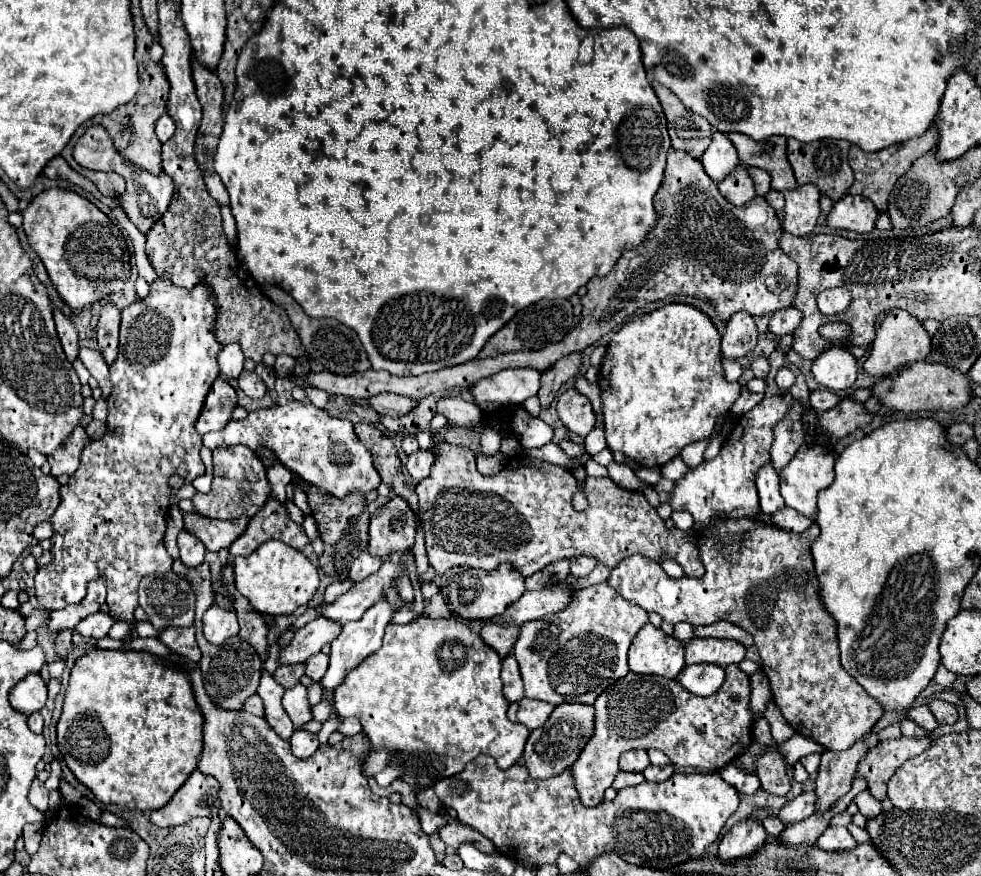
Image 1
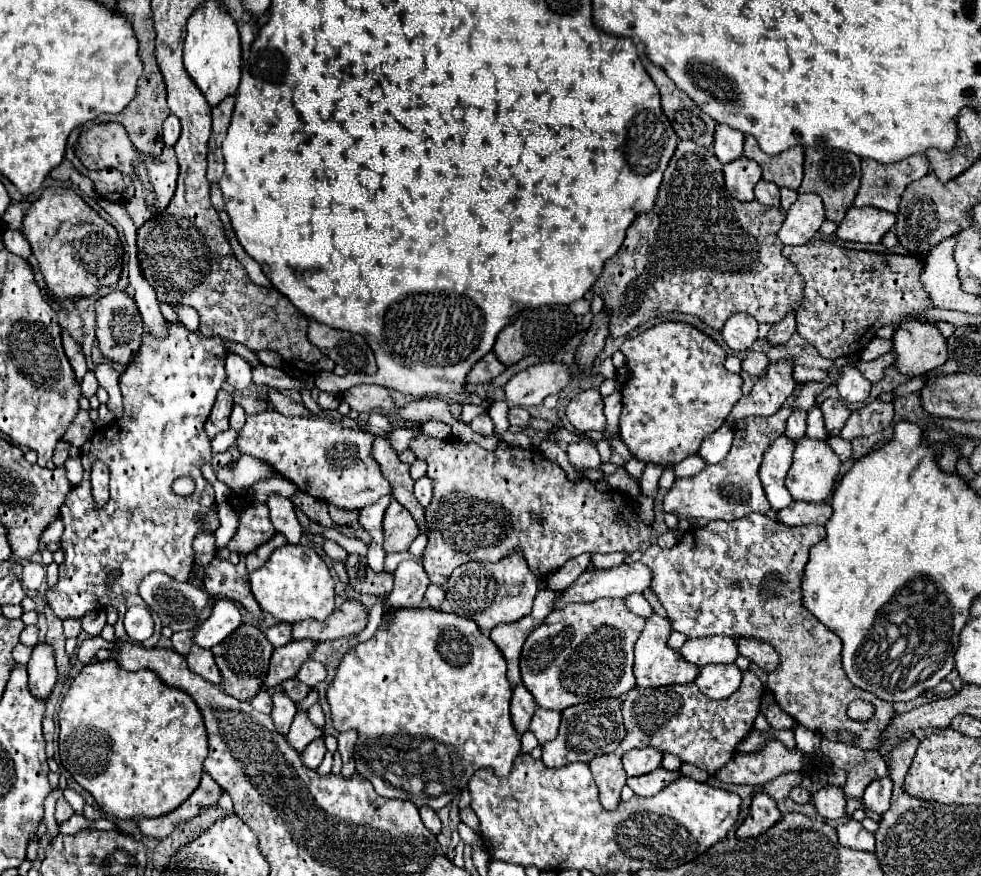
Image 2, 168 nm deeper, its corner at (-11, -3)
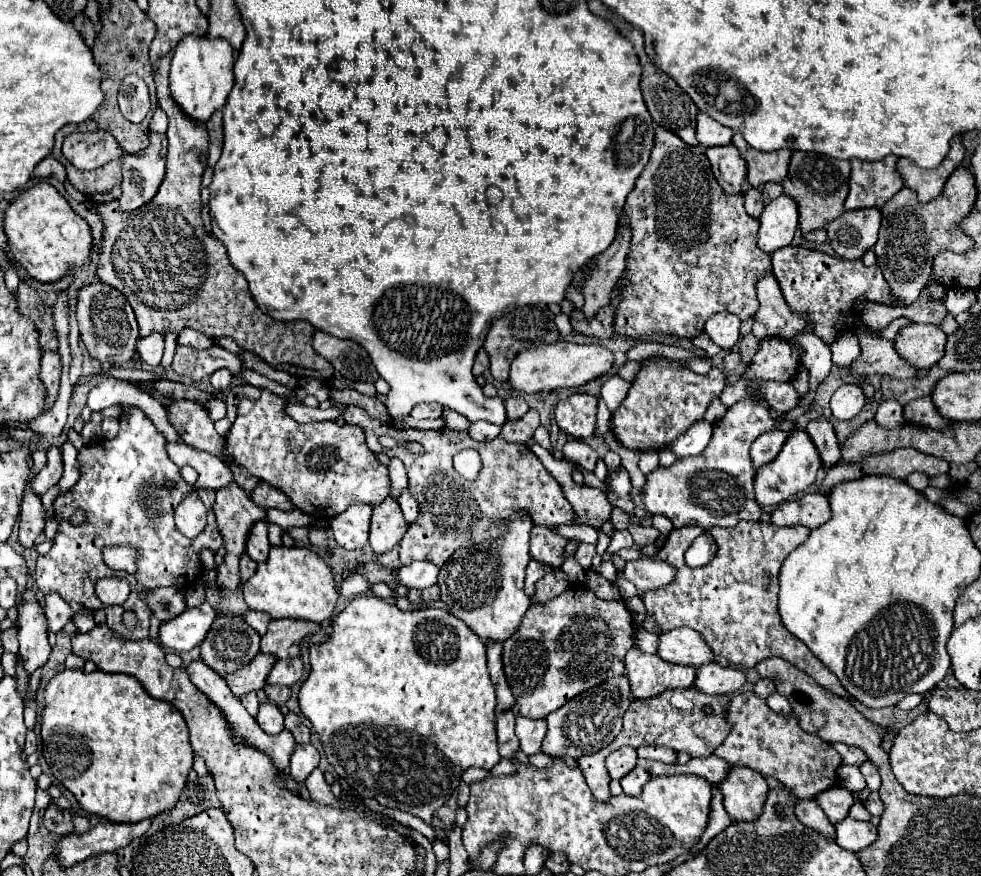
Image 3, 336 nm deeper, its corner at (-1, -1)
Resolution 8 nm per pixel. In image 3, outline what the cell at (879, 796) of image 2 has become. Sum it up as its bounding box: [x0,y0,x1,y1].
[860,760,880,792]

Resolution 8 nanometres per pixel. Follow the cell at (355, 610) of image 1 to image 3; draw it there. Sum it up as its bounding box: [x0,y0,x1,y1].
[262,618,318,660]

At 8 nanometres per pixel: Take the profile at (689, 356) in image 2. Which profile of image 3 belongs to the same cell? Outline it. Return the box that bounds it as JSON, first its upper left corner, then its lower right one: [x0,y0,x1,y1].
[612,356,726,450]

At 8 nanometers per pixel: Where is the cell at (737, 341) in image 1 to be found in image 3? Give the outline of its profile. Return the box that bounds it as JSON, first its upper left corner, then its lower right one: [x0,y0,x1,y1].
[704,312,740,348]

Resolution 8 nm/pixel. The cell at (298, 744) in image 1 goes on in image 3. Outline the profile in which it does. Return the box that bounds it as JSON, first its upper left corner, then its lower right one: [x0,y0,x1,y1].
[290,744,320,782]

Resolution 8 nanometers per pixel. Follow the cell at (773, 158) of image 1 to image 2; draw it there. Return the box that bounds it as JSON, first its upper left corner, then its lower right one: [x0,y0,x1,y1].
[744,136,804,190]

